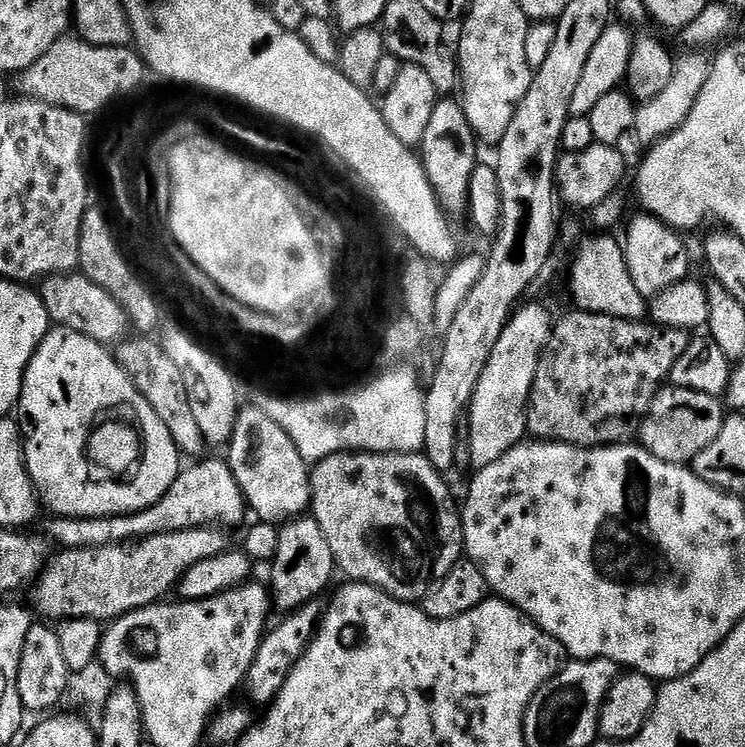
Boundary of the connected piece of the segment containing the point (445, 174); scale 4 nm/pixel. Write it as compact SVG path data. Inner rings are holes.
M456 98L437 99L434 114L430 114L430 123L426 126L426 134L422 134L418 152L430 186L440 200L440 207L453 217L464 216L469 211L468 191L471 188L471 176L478 165L476 148L478 141L464 113L463 103Z

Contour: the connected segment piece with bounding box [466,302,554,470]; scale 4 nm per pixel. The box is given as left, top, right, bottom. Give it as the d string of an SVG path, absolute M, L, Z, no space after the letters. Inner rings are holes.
M524 302L513 311L508 324L502 330L498 342L494 342L494 350L486 362L486 370L482 370L482 378L478 378L478 386L468 405L466 417L470 424L470 460L473 469L479 470L490 466L490 462L498 462L502 454L506 454L515 444L521 443L528 432L528 399L532 393L532 383L538 370L540 355L548 344L552 333L554 316L551 316L540 302Z

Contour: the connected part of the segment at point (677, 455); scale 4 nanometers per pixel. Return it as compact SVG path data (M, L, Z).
M665 386L650 402L650 410L640 424L639 443L654 458L662 458L662 462L691 465L692 460L718 438L718 430L722 430L726 419L726 408L717 397L702 394L698 390Z

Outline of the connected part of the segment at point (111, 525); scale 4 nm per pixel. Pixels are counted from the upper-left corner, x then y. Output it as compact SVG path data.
M201 459L193 468L185 467L178 474L174 486L154 502L154 506L137 512L128 512L124 516L61 516L53 515L42 529L43 535L53 545L65 548L97 548L111 544L127 544L130 540L146 536L157 536L167 532L181 532L187 528L205 526L223 526L232 528L244 520L246 501L244 491L238 482L227 459Z

